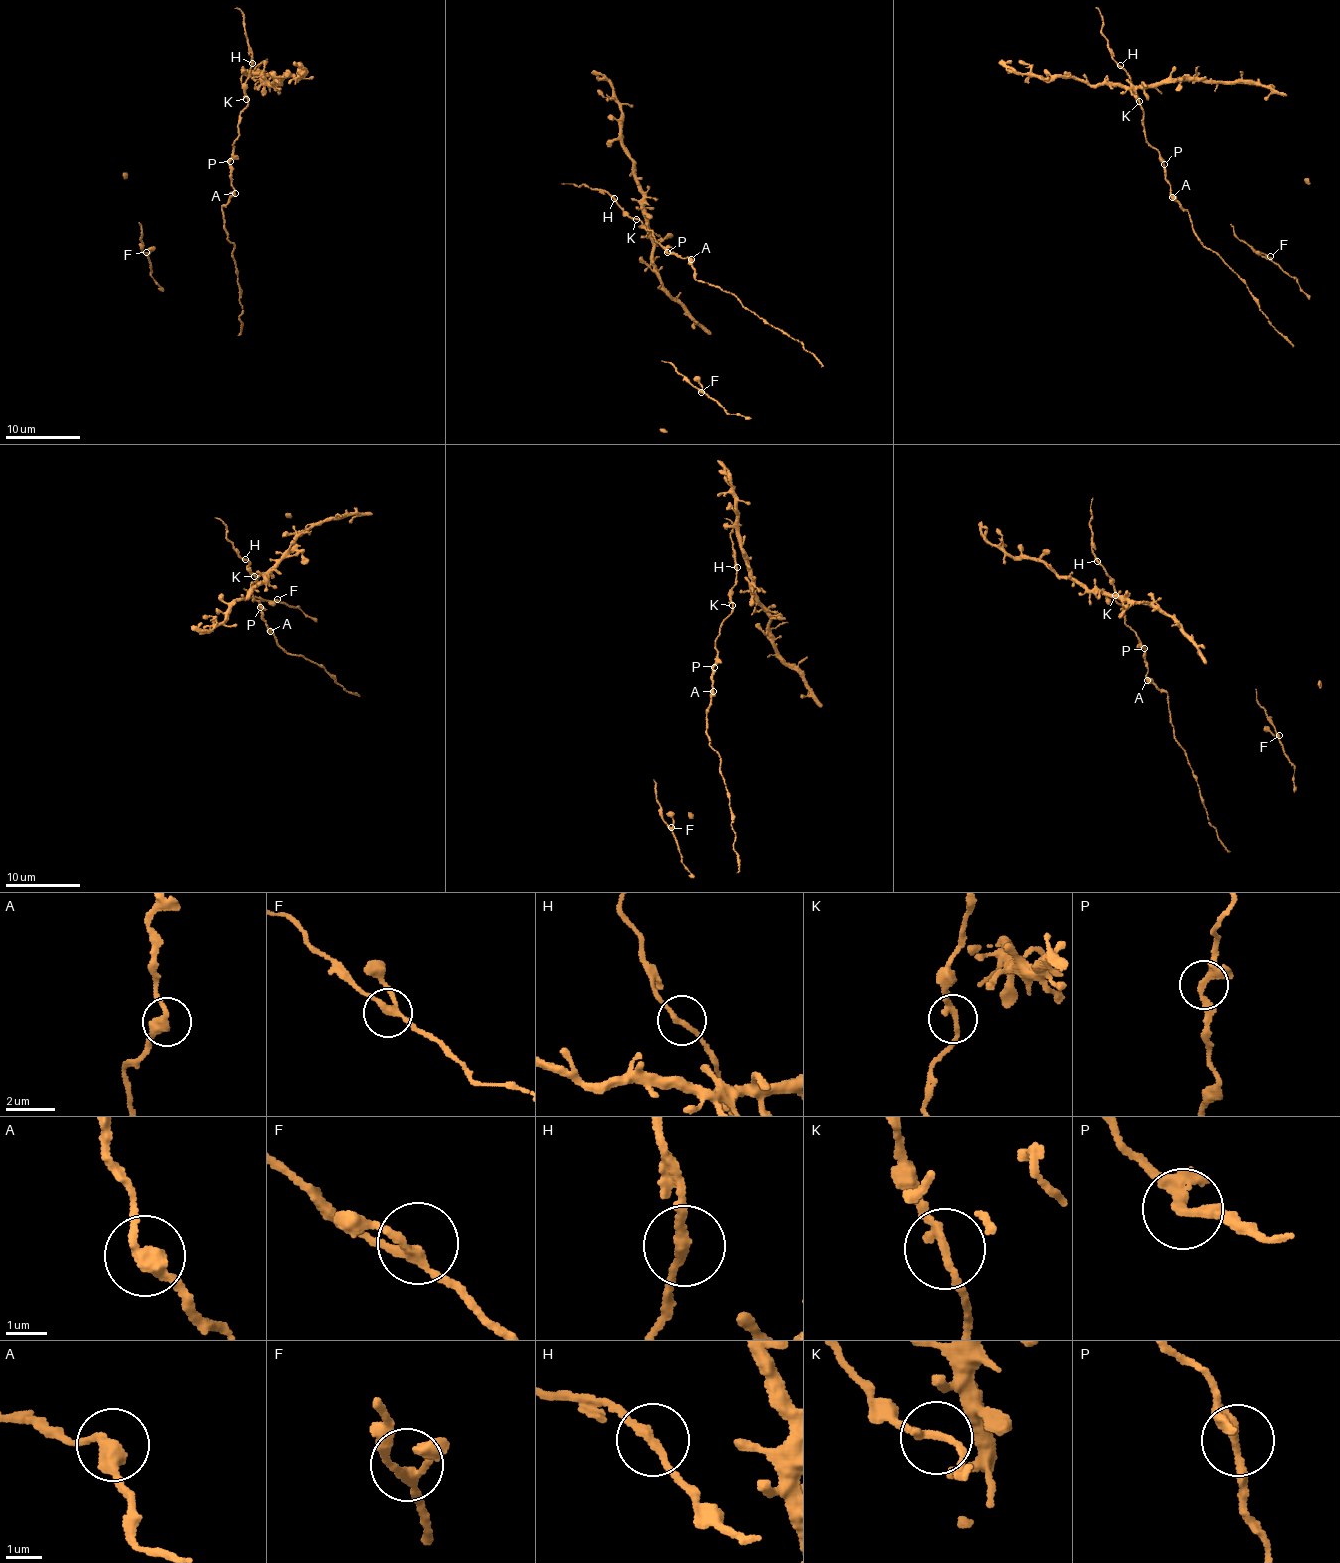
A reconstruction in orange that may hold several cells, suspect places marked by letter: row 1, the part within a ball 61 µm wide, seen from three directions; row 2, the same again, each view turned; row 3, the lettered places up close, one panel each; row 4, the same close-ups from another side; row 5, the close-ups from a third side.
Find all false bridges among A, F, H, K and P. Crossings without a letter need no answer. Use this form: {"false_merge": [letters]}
{"false_merge": []}

